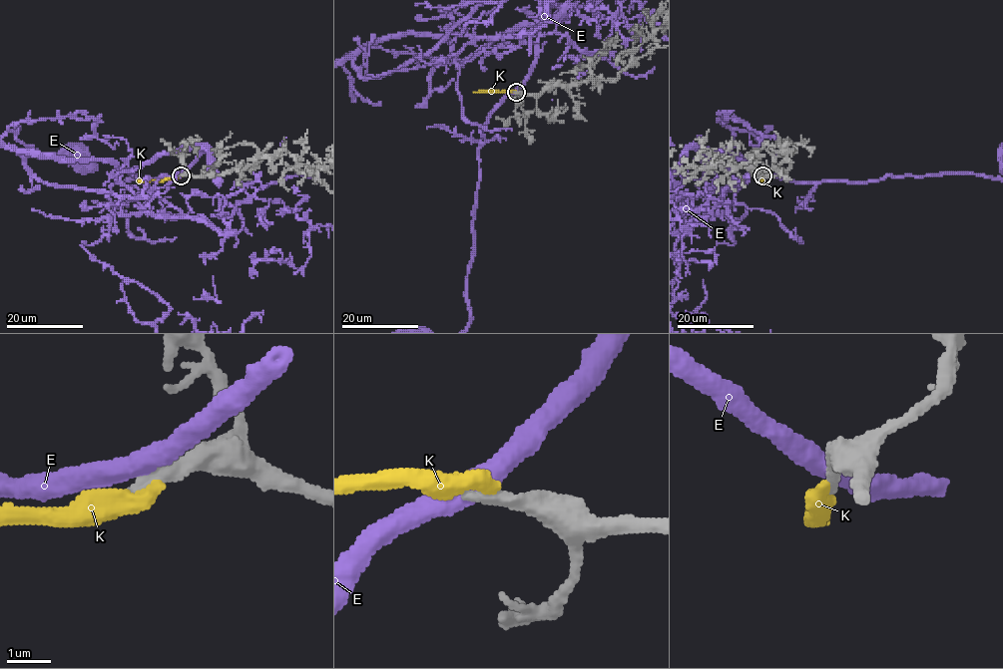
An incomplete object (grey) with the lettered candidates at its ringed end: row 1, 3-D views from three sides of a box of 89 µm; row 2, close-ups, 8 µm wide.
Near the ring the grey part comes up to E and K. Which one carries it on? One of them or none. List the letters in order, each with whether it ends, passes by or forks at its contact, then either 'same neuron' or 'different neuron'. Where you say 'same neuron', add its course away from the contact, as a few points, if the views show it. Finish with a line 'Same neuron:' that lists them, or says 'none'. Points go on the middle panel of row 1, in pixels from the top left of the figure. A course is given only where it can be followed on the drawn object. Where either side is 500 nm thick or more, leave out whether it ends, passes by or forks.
E: it passes by; different neuron
K: it ends there; same neuron; it runs (515, 92), (472, 92)
Same neuron: K

